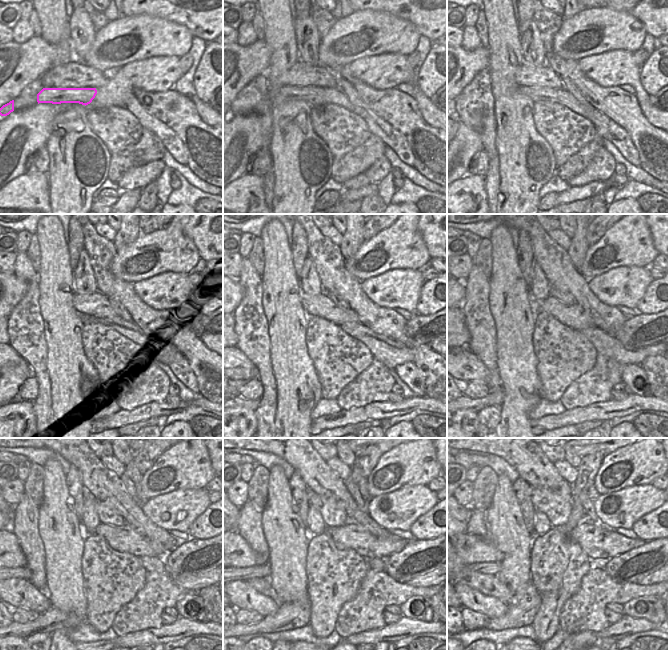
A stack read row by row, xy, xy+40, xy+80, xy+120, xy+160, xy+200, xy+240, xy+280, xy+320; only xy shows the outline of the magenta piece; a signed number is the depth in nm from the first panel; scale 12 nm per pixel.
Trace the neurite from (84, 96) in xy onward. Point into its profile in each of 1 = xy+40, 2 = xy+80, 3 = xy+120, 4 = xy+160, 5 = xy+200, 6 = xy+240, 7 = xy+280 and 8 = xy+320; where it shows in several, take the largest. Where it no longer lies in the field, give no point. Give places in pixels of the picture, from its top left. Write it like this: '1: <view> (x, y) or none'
1: xy+40 (313, 96)
2: xy+80 (561, 96)
3: xy+120 (155, 348)
4: xy+160 (379, 348)
5: xy+200 (604, 343)
6: xy+240 (194, 582)
7: xy+280 (426, 580)
8: xy+320 (650, 579)

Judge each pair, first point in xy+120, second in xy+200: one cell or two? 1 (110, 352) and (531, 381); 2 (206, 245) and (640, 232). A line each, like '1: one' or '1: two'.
1: two
2: two

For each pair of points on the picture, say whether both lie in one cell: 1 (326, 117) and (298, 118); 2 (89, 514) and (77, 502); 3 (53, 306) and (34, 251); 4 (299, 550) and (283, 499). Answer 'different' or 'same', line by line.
1: different
2: different
3: different
4: same

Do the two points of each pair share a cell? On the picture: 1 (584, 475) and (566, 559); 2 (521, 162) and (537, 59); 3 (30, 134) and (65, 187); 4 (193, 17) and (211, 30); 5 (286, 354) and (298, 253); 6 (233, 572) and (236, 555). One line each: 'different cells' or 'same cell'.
1: same cell
2: different cells
3: different cells
4: same cell
5: different cells
6: different cells

